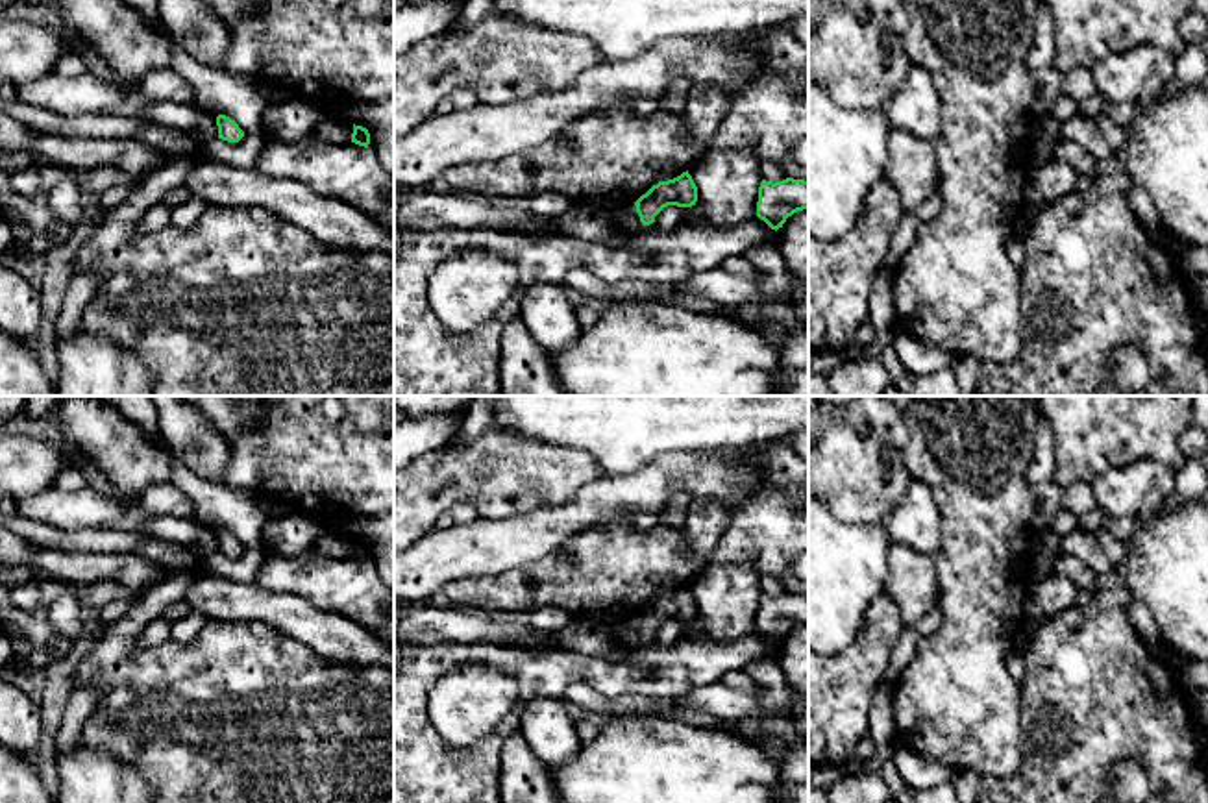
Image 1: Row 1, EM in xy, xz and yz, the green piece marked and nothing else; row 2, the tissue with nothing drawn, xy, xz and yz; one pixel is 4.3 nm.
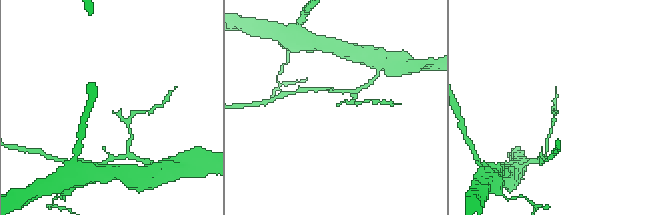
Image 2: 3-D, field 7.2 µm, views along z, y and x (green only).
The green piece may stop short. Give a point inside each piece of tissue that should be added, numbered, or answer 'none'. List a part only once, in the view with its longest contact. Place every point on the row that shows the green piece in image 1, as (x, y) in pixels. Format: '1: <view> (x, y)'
none

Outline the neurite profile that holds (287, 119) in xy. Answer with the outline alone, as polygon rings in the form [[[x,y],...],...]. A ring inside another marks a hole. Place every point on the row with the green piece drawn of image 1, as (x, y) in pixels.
[[[277,94],[263,111],[259,128],[274,141],[296,142],[314,130],[324,113],[314,100]]]

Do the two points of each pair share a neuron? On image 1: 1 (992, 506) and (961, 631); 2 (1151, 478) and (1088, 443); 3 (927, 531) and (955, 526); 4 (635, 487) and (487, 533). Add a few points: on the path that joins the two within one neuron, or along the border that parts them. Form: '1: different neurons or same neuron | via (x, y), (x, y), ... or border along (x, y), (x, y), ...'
1: same neuron | via (990, 537), (983, 570), (983, 600)
2: different neurons | border along (1170, 467), (1134, 459), (1090, 481)
3: different neurons | border along (942, 511), (942, 544), (933, 555)
4: same neuron | via (598, 504), (524, 533)

